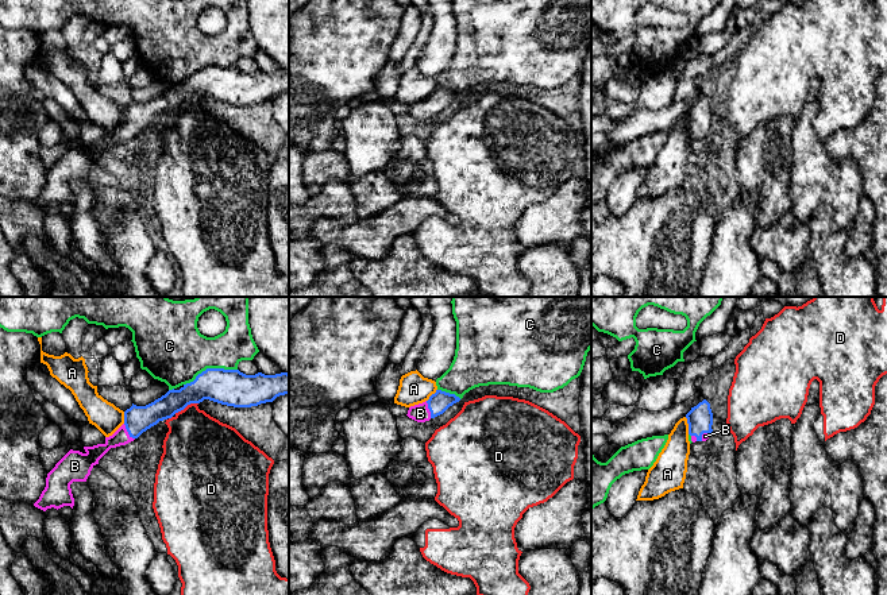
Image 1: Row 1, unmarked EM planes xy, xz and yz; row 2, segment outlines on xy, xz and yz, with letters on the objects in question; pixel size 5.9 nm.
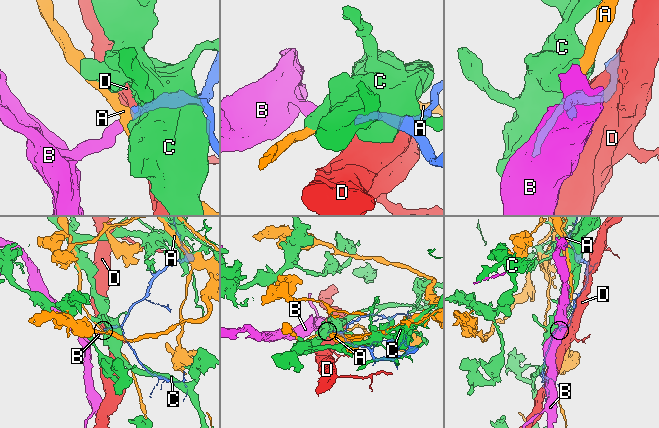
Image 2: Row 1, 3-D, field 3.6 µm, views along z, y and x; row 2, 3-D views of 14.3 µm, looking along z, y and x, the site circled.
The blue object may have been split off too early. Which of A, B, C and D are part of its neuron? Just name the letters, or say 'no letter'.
B

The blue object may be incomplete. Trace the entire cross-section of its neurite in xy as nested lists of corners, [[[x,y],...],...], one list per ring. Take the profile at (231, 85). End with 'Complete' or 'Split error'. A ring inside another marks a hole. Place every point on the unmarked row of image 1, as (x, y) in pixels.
[[[207,66],[180,88],[169,88],[165,93],[146,104],[132,101],[124,109],[124,121],[104,142],[84,144],[85,150],[70,147],[47,171],[46,185],[35,205],[61,206],[74,204],[70,182],[86,179],[92,166],[111,147],[126,143],[159,119],[171,116],[190,101],[209,97],[234,105],[251,105],[273,100],[277,94],[289,92],[289,72],[246,73],[239,67]]]. Split error

